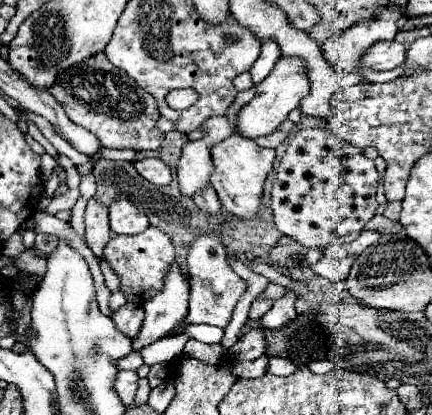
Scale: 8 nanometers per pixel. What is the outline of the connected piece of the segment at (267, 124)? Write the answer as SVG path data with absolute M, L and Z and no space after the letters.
M279 59L273 71L257 85L257 95L239 111L235 133L247 139L257 139L273 133L287 119L289 111L299 107L299 101L307 93L309 81L305 81L305 75L301 75L301 59Z

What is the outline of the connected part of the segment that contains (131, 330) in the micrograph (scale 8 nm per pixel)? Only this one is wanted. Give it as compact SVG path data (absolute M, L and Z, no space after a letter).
M125 303L121 309L117 309L111 319L117 325L117 329L129 337L139 335L143 325L143 307L137 307L135 303Z

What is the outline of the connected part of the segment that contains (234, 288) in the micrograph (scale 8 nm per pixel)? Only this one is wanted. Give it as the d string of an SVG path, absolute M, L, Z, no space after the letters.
M219 229L205 231L189 247L187 253L187 267L189 267L189 283L191 283L191 309L187 315L187 323L209 323L217 327L227 327L231 321L235 305L241 301L241 295L245 293L245 281L241 283L241 277L229 267L227 263L227 251L223 245L223 235Z

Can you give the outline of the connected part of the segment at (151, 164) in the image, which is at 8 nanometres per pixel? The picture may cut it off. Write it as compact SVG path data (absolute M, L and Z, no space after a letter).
M149 157L149 159L135 161L135 169L139 171L139 175L143 175L153 185L167 185L173 179L171 169L161 159L151 159Z

